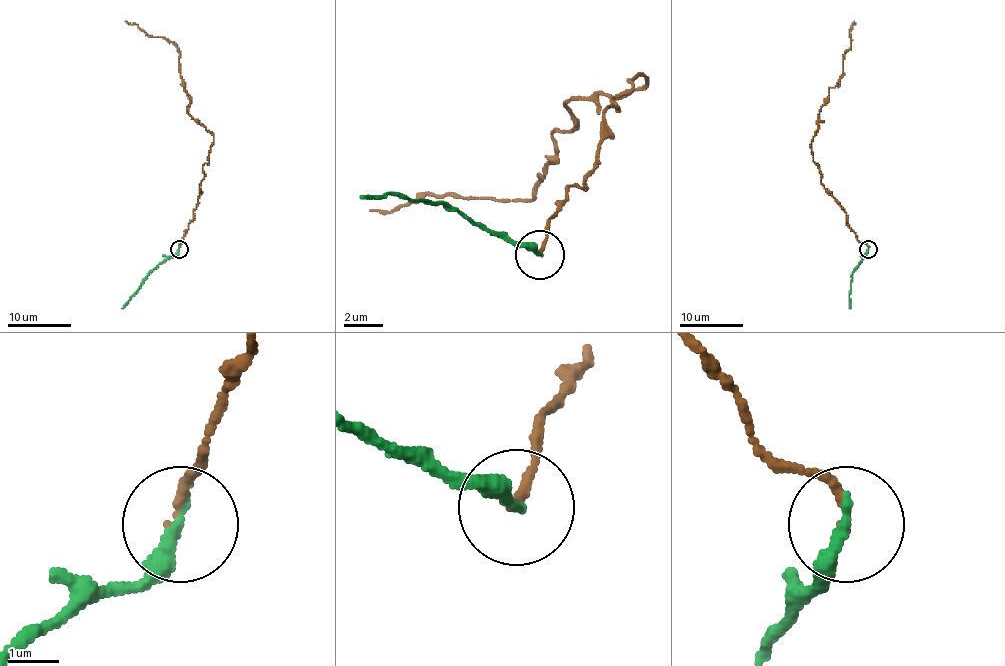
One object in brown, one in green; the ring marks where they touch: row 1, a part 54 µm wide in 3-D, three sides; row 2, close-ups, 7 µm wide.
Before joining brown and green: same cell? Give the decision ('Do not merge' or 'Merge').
Do not merge

